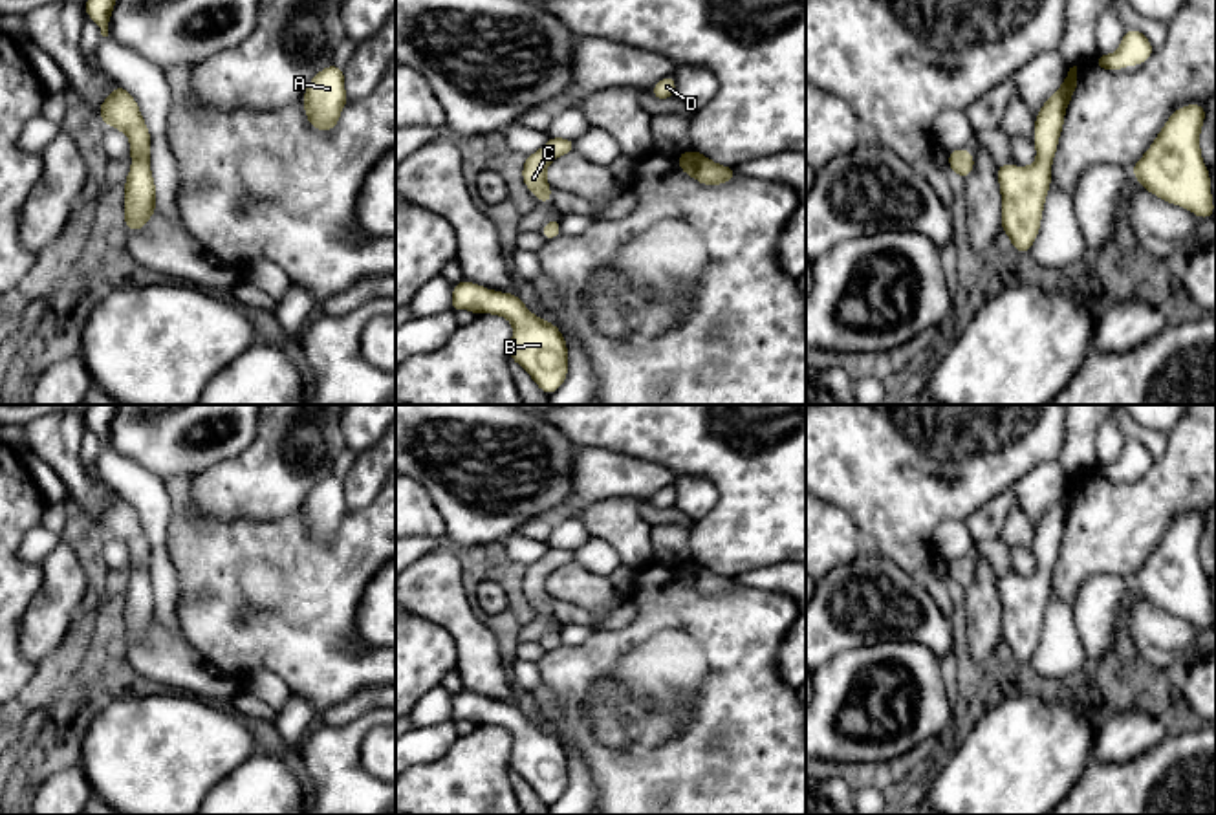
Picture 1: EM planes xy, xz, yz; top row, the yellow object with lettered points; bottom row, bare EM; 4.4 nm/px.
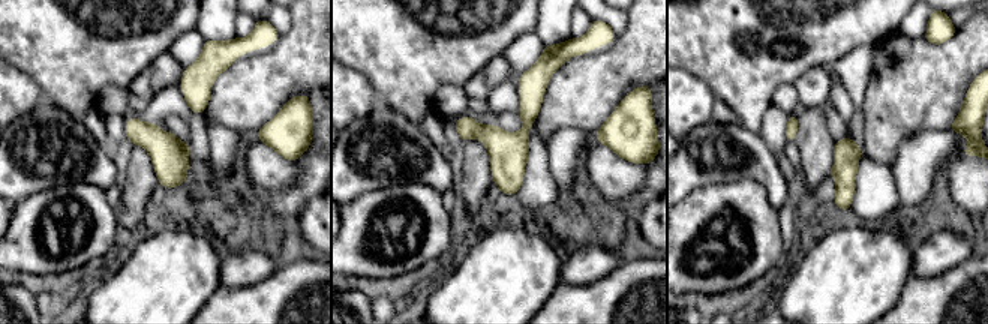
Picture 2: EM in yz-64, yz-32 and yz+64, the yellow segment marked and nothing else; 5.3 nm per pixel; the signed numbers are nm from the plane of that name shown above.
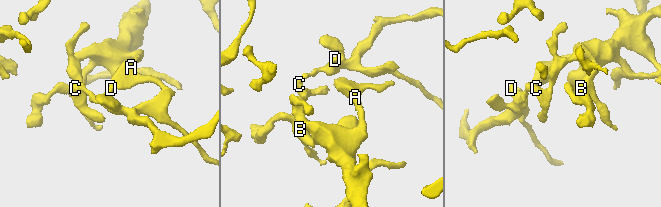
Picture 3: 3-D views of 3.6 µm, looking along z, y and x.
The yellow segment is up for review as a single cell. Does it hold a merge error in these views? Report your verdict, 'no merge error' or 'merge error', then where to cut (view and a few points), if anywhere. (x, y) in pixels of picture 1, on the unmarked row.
no merge error; cut none

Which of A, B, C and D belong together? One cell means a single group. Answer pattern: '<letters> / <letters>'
A B C D

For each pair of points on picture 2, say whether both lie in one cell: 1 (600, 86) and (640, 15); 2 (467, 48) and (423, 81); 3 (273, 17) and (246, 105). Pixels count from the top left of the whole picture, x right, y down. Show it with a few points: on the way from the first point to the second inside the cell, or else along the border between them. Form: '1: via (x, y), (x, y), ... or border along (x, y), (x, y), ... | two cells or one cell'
1: via (616, 68), (640, 44), (640, 33) | one cell
2: via (456, 48), (434, 71) | one cell
3: border along (291, 15), (290, 26), (279, 35) | two cells

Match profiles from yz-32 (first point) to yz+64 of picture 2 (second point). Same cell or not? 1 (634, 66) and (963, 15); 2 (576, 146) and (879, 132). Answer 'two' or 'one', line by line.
1: two
2: two

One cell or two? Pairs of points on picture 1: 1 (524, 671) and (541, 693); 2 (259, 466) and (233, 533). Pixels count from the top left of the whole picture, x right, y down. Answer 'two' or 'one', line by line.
1: one
2: two

